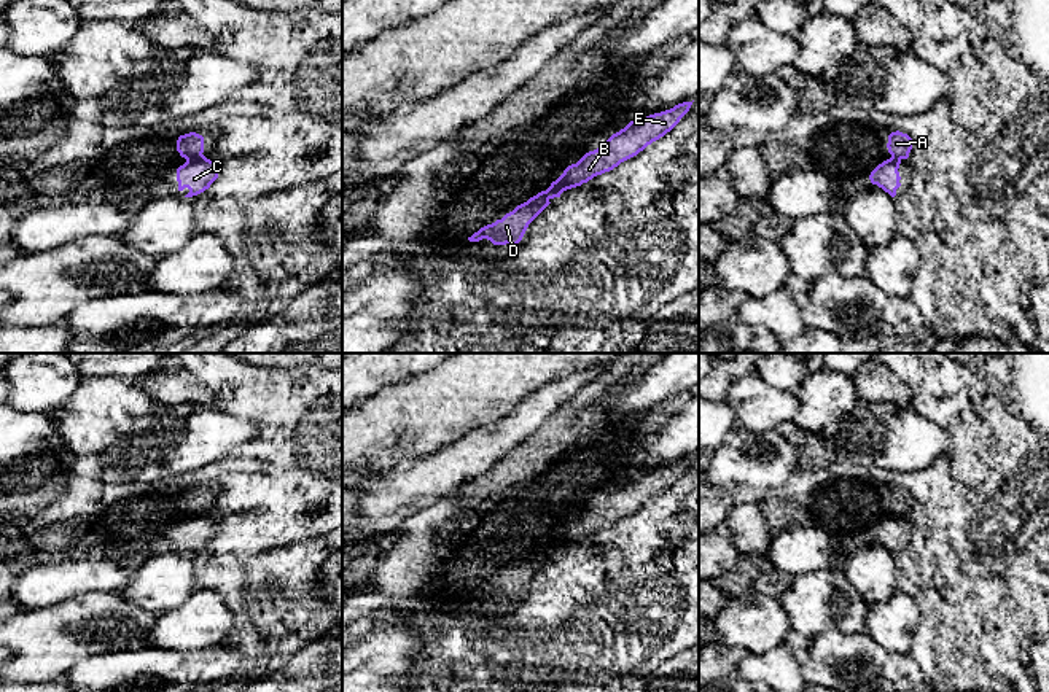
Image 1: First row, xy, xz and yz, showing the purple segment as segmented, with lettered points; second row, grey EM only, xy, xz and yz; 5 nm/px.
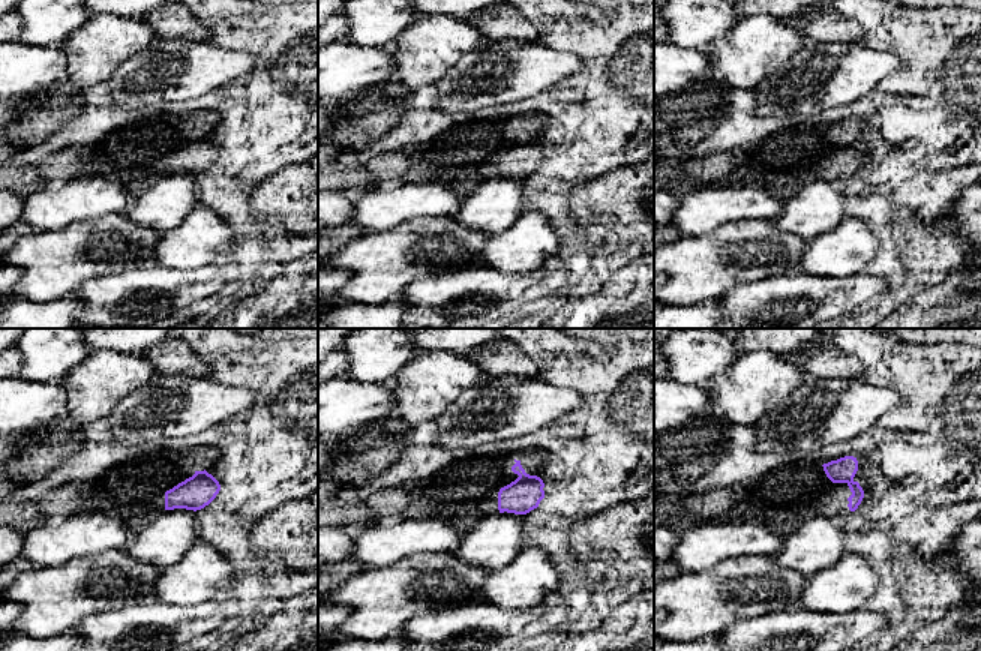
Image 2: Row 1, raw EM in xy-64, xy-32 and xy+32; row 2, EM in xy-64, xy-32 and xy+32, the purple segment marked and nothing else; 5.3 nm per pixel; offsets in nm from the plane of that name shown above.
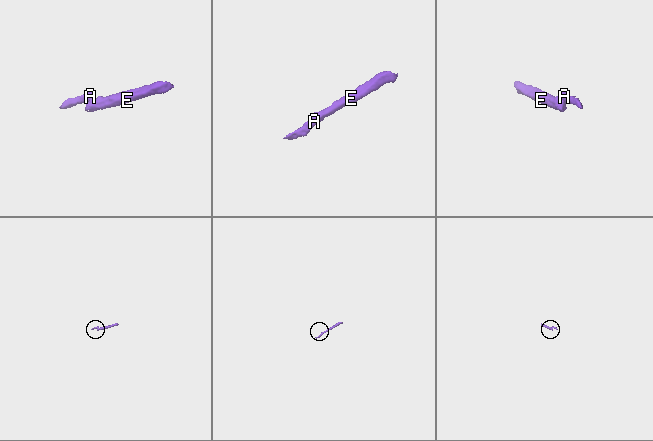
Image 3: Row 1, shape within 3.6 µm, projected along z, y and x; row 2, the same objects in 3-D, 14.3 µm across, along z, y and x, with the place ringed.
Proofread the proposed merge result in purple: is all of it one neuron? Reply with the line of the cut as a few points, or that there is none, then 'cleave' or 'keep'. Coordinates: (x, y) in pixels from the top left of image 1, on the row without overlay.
xy (201, 509), (187, 516) | cleave

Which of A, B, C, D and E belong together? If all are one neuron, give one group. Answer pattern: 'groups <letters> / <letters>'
groups A D / B C E

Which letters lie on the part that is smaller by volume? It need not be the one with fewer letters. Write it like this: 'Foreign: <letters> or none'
Foreign: A, D

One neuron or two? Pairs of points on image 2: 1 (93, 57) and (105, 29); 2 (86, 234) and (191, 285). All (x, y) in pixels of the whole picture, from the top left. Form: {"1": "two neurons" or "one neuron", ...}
{"1": "one neuron", "2": "two neurons"}

